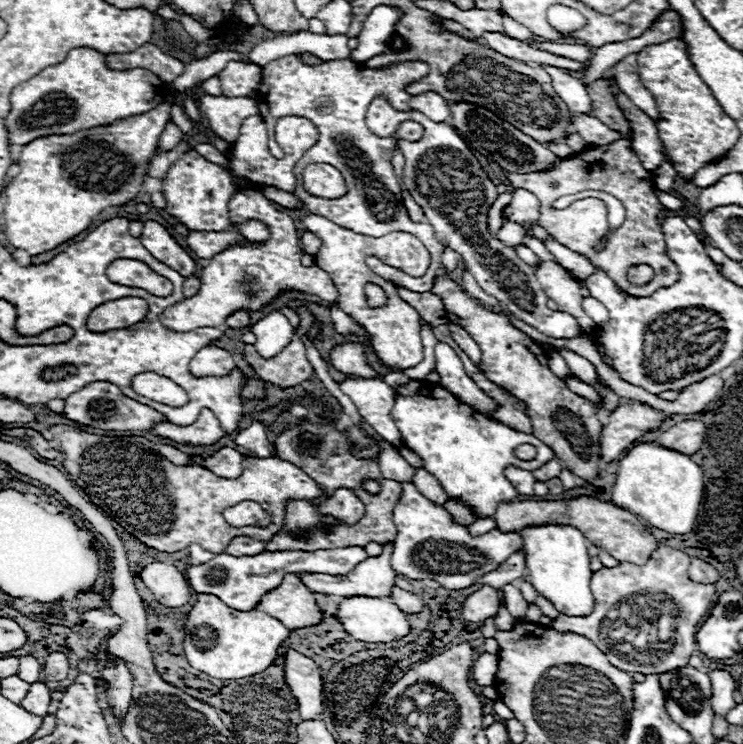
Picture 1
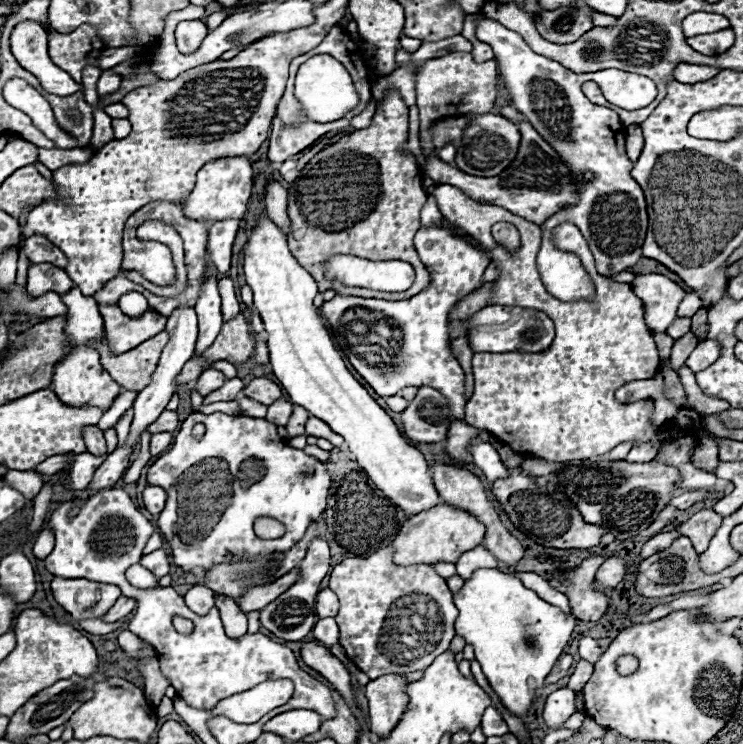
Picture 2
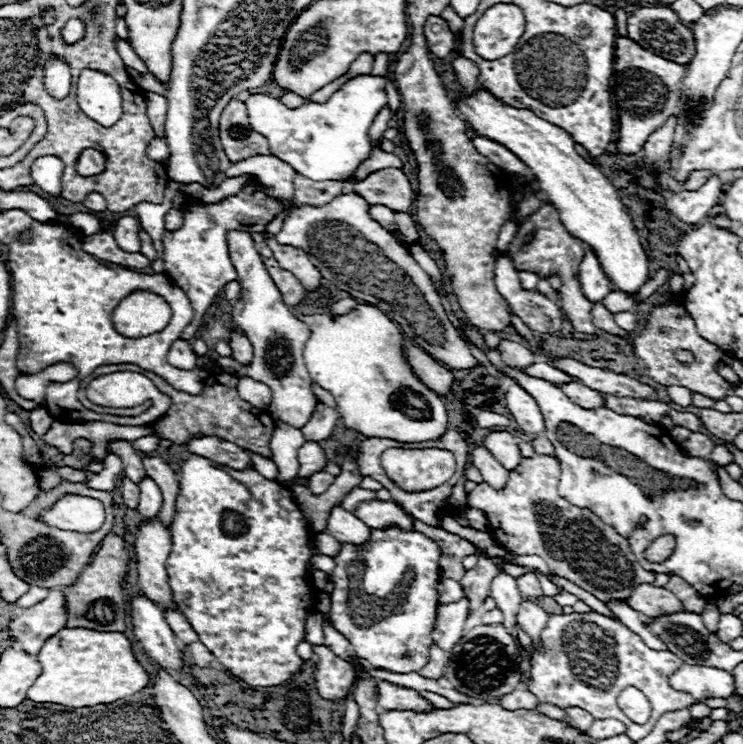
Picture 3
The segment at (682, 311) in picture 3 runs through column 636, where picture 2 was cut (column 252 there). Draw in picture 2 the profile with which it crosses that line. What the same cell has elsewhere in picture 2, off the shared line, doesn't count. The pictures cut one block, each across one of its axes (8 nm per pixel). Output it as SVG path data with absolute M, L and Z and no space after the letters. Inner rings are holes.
M240 312L238 316L222 324L222 342L214 342L200 356L194 354L188 360L184 370L176 376L176 386L196 380L202 374L202 370L210 368L218 360L226 360L234 366L240 366L248 358L252 358L254 352L256 352L256 338L250 330L250 322L244 318L244 312Z

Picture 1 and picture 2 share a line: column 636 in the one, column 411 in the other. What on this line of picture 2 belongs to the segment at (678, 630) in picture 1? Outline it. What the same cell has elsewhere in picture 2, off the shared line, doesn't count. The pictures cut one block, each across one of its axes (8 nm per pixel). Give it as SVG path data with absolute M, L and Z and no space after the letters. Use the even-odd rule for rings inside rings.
M394 548L376 550L368 558L348 558L340 562L330 574L330 588L340 598L340 612L336 622L340 626L340 644L346 656L364 672L370 680L384 674L406 674L428 668L436 656L448 650L450 640L456 636L456 606L452 604L452 592L448 584L432 564L398 566L392 562Z

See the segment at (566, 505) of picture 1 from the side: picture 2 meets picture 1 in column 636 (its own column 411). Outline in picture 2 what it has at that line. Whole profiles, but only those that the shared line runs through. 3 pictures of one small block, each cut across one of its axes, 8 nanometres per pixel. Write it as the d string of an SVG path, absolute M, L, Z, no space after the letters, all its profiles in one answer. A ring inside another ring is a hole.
M438 504L416 516L410 516L408 522L400 528L400 534L392 542L392 548L396 550L394 562L400 566L436 564L436 562L456 564L464 552L480 546L484 542L484 536L486 536L484 524L480 524L476 516L450 504Z

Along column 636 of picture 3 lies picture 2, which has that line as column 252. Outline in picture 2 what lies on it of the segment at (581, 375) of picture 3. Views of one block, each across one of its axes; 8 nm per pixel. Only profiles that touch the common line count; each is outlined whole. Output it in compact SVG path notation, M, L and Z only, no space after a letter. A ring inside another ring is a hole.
M254 378L246 388L244 388L244 396L262 402L262 404L274 404L276 400L282 398L282 390L280 386L276 386L274 382L266 380L266 378Z

